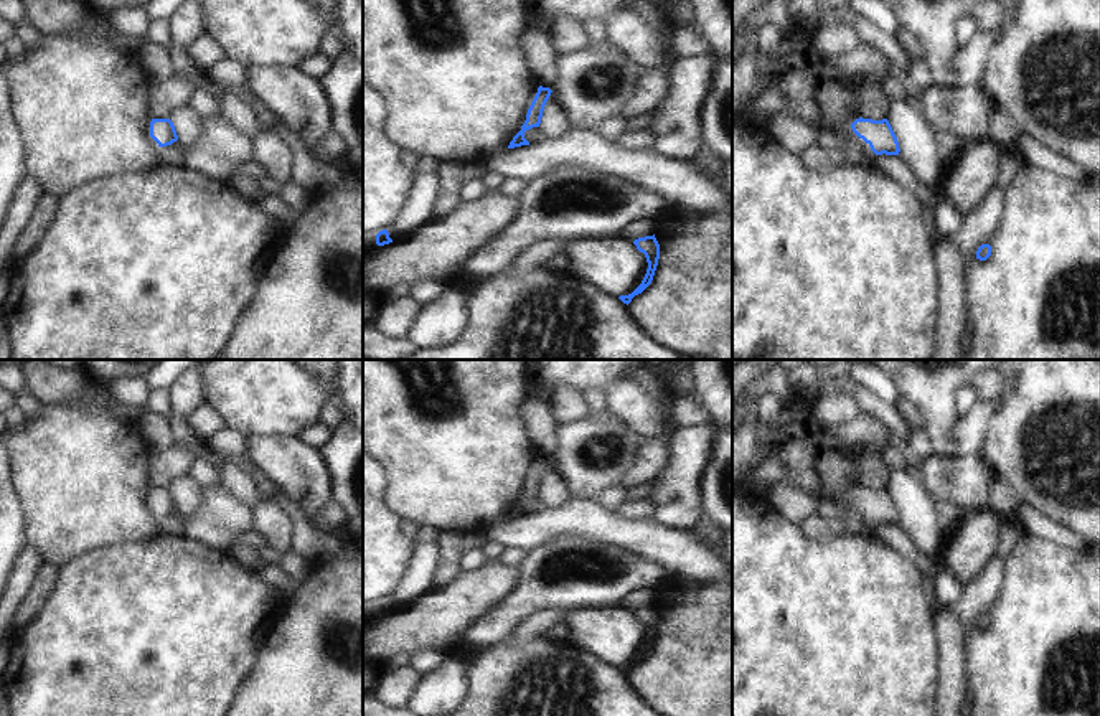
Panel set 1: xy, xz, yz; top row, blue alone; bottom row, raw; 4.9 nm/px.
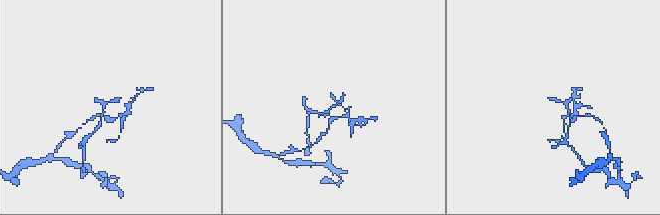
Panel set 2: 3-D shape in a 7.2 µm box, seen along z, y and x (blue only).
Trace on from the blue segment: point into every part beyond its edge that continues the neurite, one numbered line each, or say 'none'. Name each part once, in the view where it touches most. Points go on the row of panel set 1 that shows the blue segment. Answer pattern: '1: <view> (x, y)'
none

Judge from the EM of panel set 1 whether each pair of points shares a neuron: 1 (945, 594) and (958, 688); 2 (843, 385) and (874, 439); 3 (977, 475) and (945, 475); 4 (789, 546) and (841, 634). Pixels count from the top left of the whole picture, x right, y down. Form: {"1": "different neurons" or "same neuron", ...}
{"1": "different neurons", "2": "different neurons", "3": "same neuron", "4": "same neuron"}

